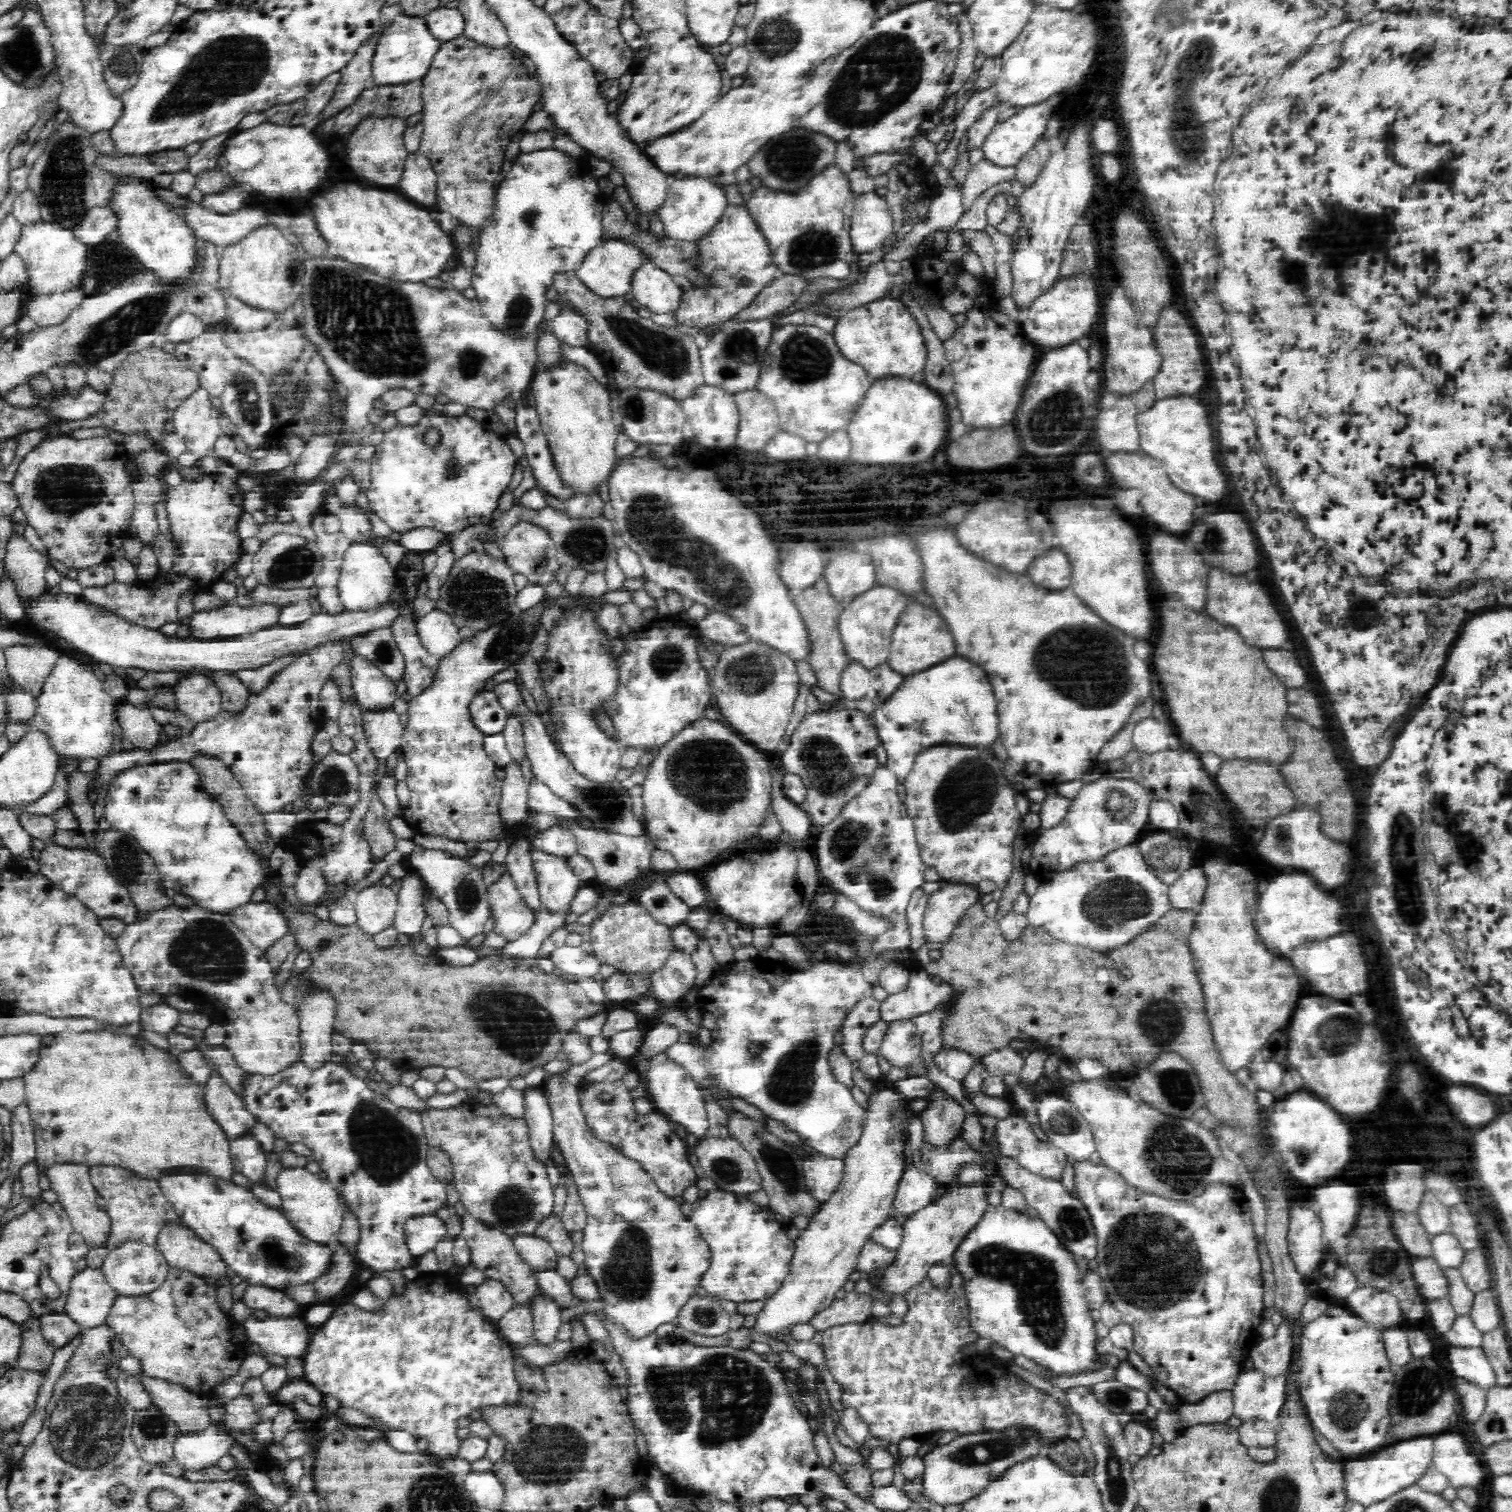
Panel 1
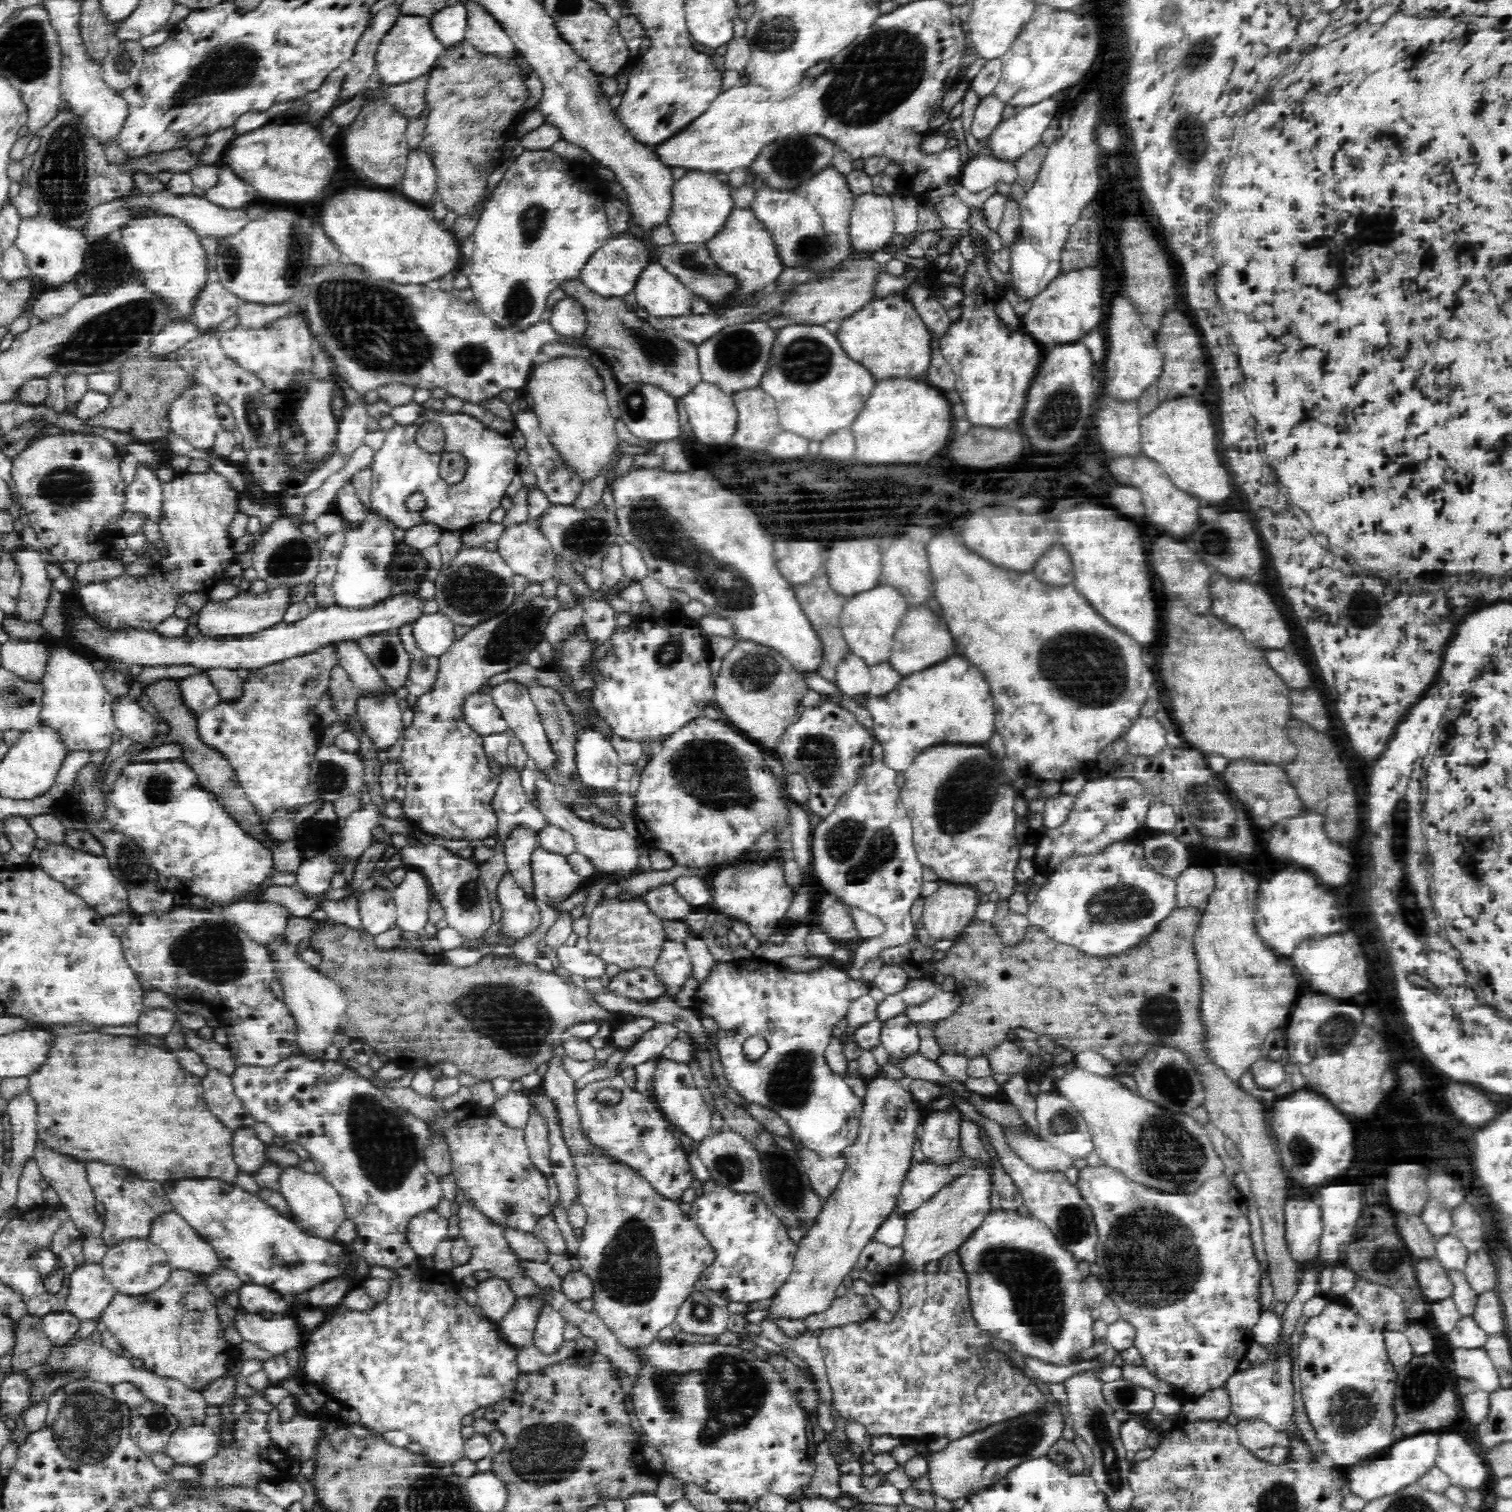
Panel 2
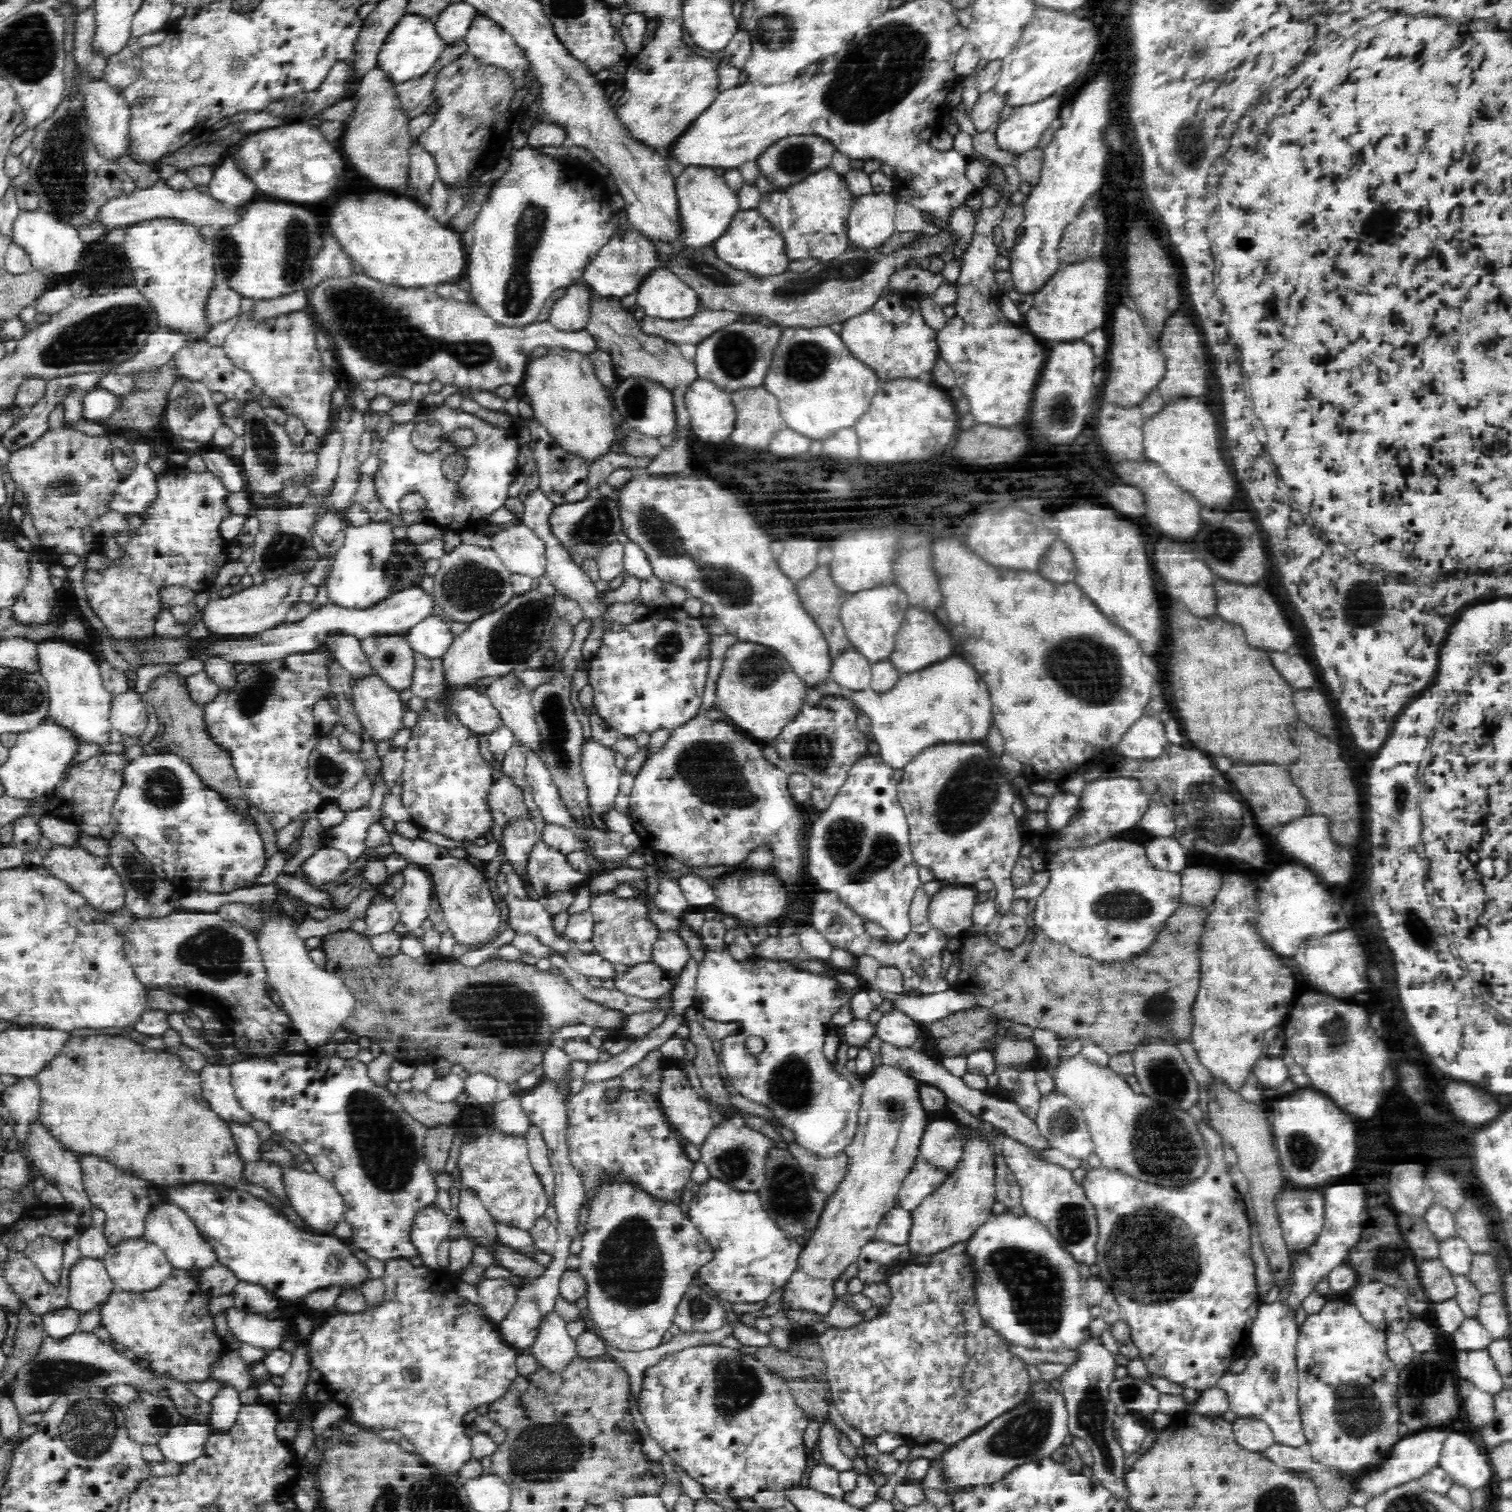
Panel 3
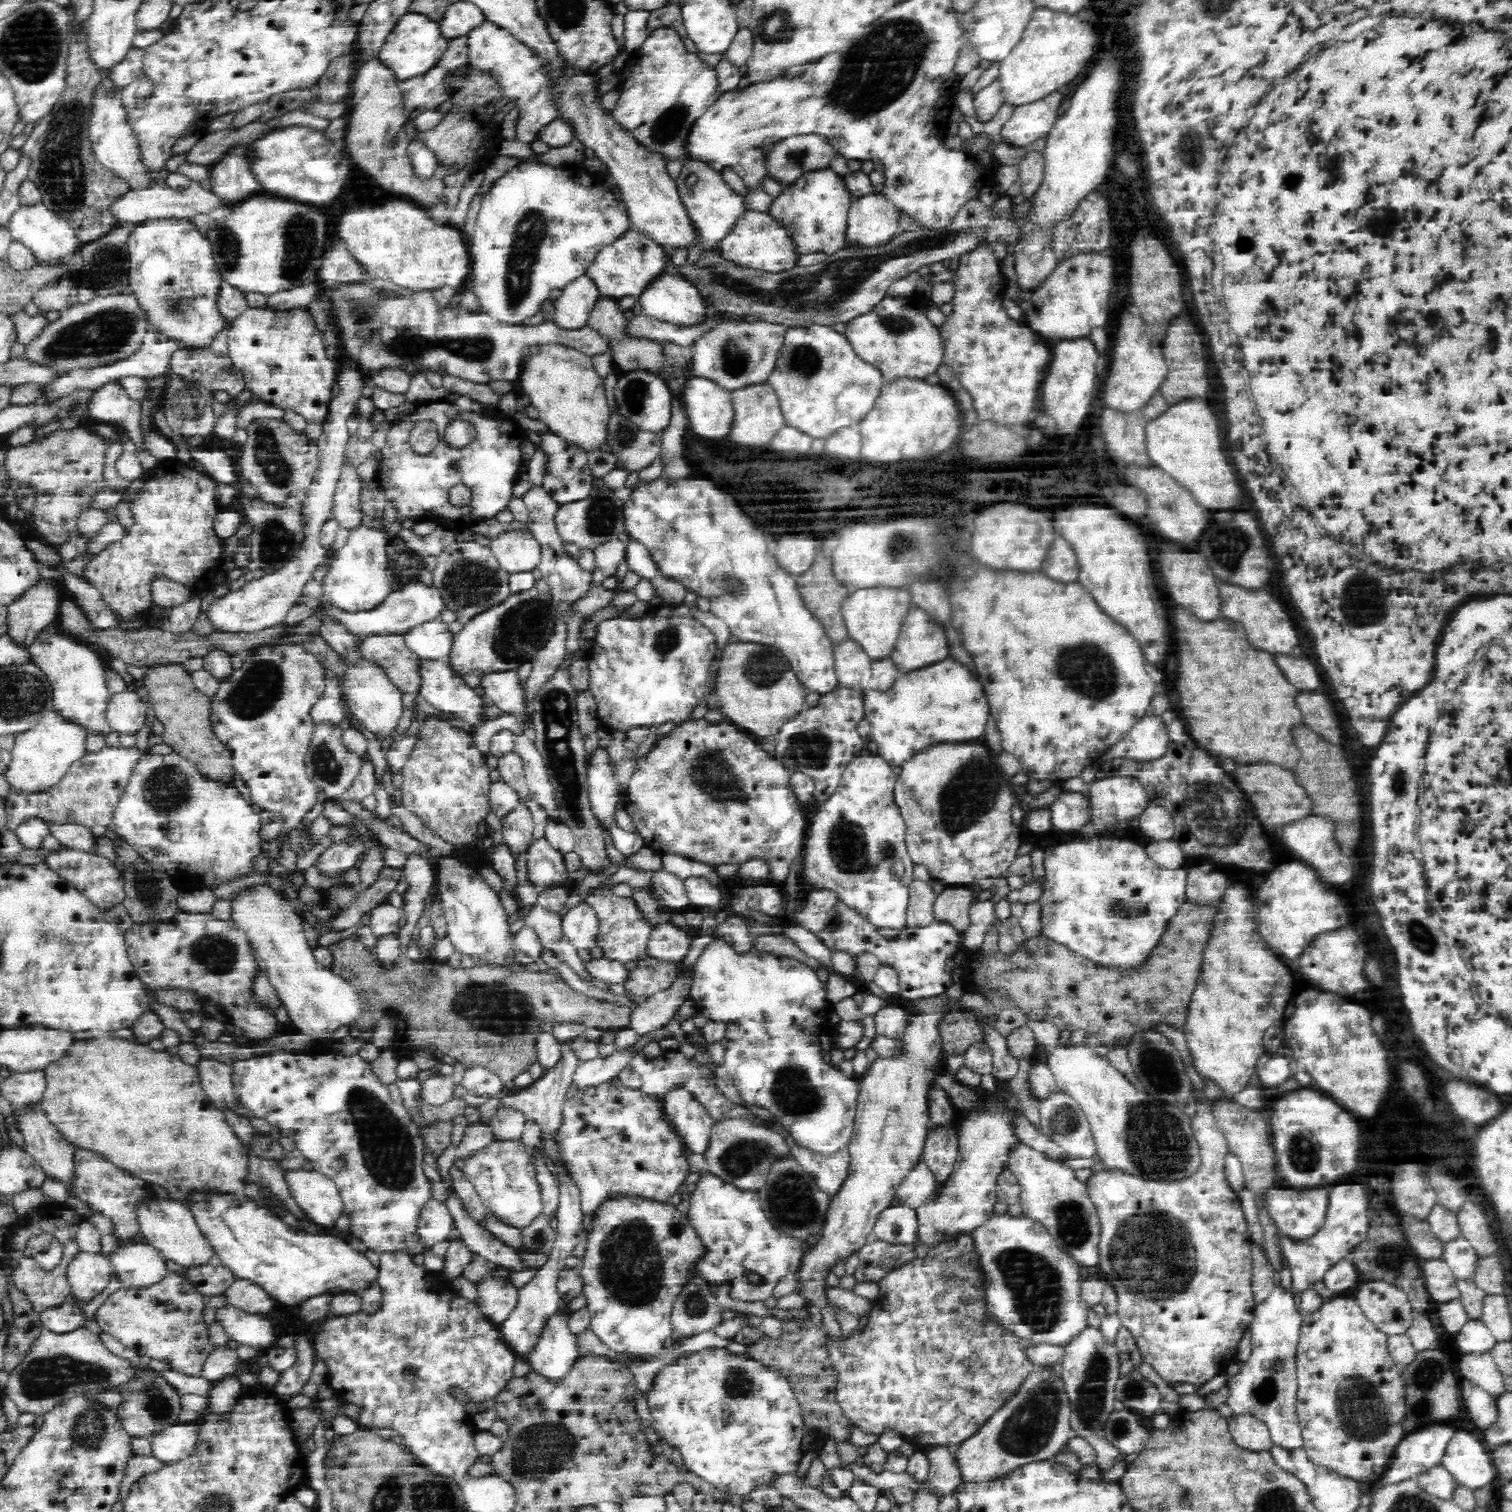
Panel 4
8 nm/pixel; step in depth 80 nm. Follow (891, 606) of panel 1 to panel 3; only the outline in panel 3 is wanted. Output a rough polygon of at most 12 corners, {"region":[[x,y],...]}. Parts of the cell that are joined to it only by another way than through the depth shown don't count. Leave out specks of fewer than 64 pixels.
{"region":[[895,584],[852,593],[839,613],[873,665],[892,655],[909,607]]}

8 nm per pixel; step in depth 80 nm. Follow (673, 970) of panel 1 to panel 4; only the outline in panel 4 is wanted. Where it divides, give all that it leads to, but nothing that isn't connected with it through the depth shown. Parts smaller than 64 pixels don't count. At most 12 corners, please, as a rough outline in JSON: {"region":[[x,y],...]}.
{"region":[[670,921],[653,925],[647,956],[682,964],[693,935]]}

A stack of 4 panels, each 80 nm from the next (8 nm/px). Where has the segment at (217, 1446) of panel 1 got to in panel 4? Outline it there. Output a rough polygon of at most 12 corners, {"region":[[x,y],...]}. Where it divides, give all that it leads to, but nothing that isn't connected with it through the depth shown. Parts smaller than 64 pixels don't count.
{"region":[[178,1422],[150,1438],[162,1463],[187,1457],[197,1426]]}

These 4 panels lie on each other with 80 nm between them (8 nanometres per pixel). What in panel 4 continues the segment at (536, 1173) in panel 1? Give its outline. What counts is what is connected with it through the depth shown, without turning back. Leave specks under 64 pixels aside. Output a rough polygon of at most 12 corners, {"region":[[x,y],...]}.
{"region":[[520,1139],[494,1140],[463,1169],[487,1212],[521,1229],[541,1213]]}

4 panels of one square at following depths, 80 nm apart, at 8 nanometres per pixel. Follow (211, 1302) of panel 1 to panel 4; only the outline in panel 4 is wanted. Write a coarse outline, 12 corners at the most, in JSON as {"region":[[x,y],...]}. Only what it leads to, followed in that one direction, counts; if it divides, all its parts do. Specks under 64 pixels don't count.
{"region":[[173,1271],[94,1318],[138,1356],[202,1376],[203,1295]]}

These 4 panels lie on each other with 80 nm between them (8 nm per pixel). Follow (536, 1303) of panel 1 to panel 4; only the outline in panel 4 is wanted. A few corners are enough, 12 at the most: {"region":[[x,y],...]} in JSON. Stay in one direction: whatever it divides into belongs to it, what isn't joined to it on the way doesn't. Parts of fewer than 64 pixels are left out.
{"region":[[559,1314],[542,1330],[532,1371],[564,1378],[579,1357],[577,1335]]}

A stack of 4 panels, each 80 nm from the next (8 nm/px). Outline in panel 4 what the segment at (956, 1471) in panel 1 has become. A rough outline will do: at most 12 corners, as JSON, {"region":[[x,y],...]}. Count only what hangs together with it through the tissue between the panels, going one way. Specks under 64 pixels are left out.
{"region":[[1058,1364],[1032,1369],[954,1448],[966,1482],[1052,1460],[1070,1440]]}

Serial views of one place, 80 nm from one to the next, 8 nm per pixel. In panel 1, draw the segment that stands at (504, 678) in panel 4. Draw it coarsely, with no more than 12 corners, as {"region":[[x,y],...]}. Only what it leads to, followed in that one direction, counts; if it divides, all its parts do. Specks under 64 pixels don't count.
{"region":[[517,680],[493,691],[522,727],[534,775],[594,829],[639,837],[620,782],[590,783],[558,750]]}

